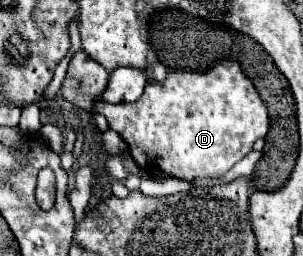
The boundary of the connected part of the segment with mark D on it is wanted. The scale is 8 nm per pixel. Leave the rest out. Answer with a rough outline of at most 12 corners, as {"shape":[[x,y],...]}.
{"shape":[[239,63],[97,111],[141,169],[225,175],[269,131]]}

